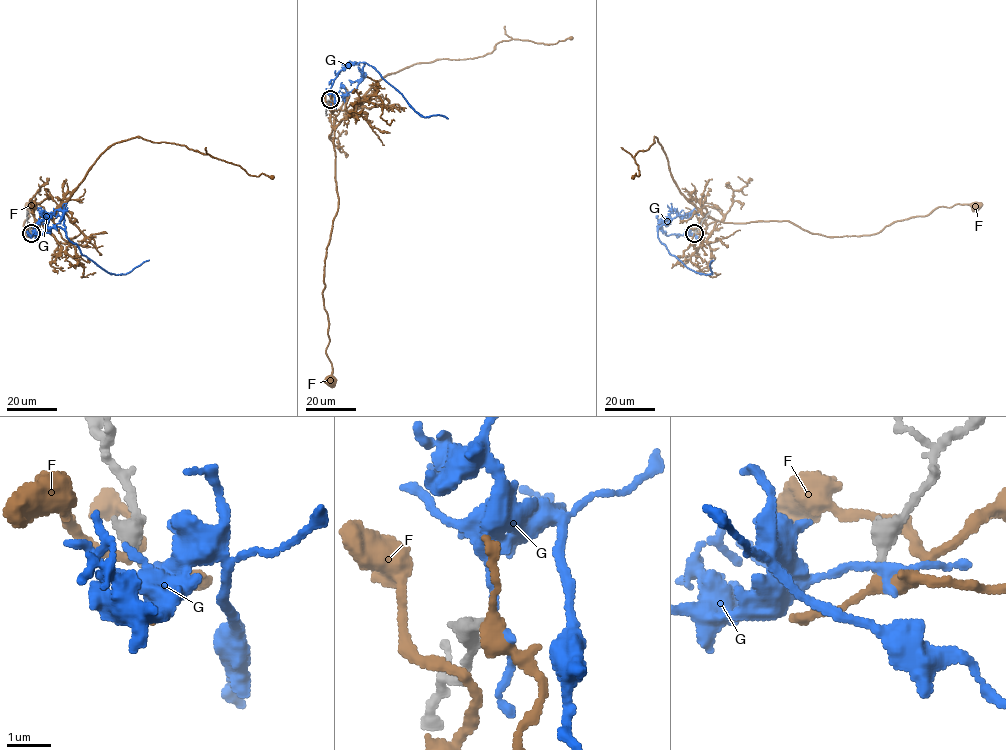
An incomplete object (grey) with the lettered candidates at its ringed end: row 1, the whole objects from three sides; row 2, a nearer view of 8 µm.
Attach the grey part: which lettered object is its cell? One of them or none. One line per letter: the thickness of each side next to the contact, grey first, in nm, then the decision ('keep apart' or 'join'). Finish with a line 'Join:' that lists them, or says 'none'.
F: calibres 240 and 300 nm; keep apart
G: calibres 240 and 240 nm; keep apart
Join: none

